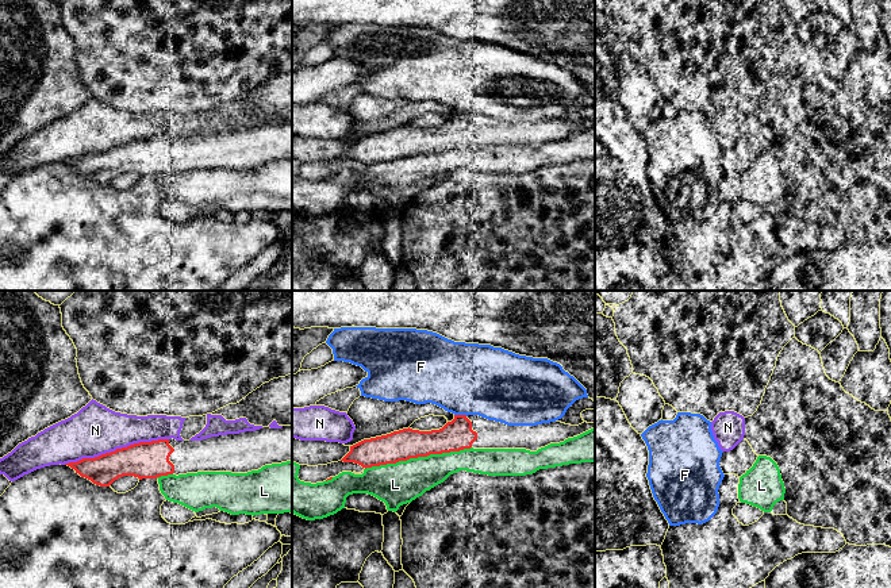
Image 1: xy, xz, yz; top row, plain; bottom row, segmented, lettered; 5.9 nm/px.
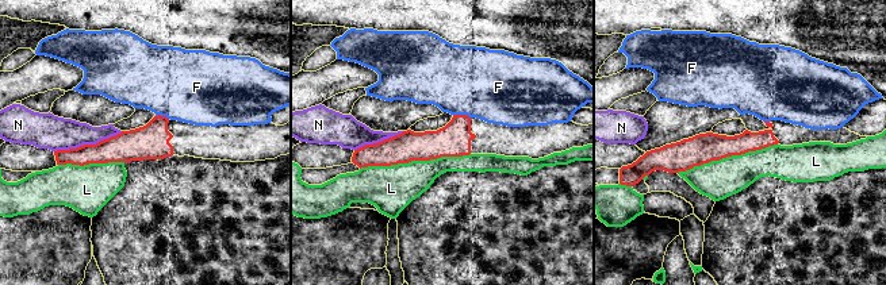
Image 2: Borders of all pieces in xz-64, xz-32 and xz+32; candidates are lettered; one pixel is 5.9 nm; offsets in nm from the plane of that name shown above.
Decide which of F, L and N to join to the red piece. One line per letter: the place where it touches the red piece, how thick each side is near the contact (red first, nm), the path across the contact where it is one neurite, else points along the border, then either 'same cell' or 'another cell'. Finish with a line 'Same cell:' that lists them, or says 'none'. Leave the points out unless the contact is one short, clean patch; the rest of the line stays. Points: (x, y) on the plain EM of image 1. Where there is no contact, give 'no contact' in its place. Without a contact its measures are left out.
F: meets red in xz at (461, 112); 180 nm thick on the red side, 440 nm on the other; another cell
L: meets red in xz at (418, 153); 180 nm thick on the red side, 260 nm on the other; another cell
N: meets red in xy at (116, 146); 220 nm thick on the red side, 300 nm on the other; another cell
Same cell: none

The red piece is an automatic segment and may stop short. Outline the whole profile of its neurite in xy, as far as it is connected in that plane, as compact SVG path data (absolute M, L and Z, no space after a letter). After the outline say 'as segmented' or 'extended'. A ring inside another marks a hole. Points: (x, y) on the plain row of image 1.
M292 123L211 134L201 138L139 139L95 155L65 161L81 174L110 184L123 173L157 176L197 169L247 170L292 158Z; extended

